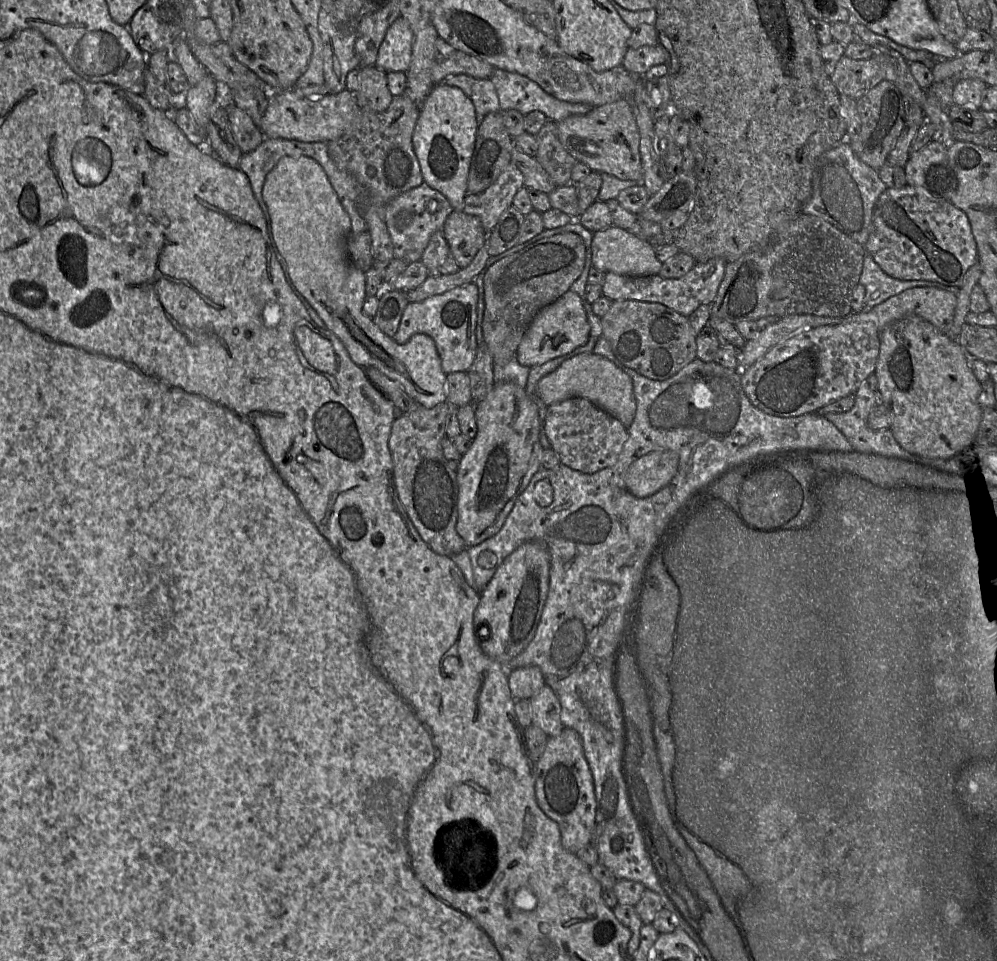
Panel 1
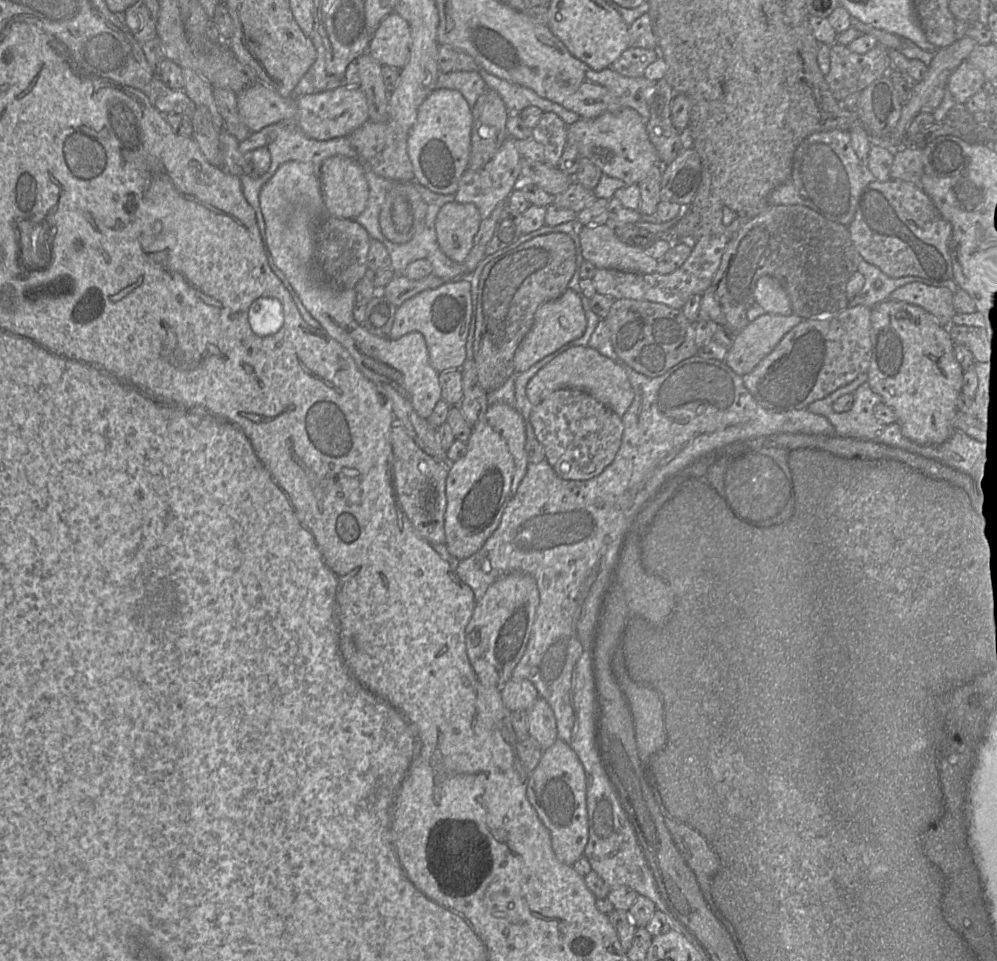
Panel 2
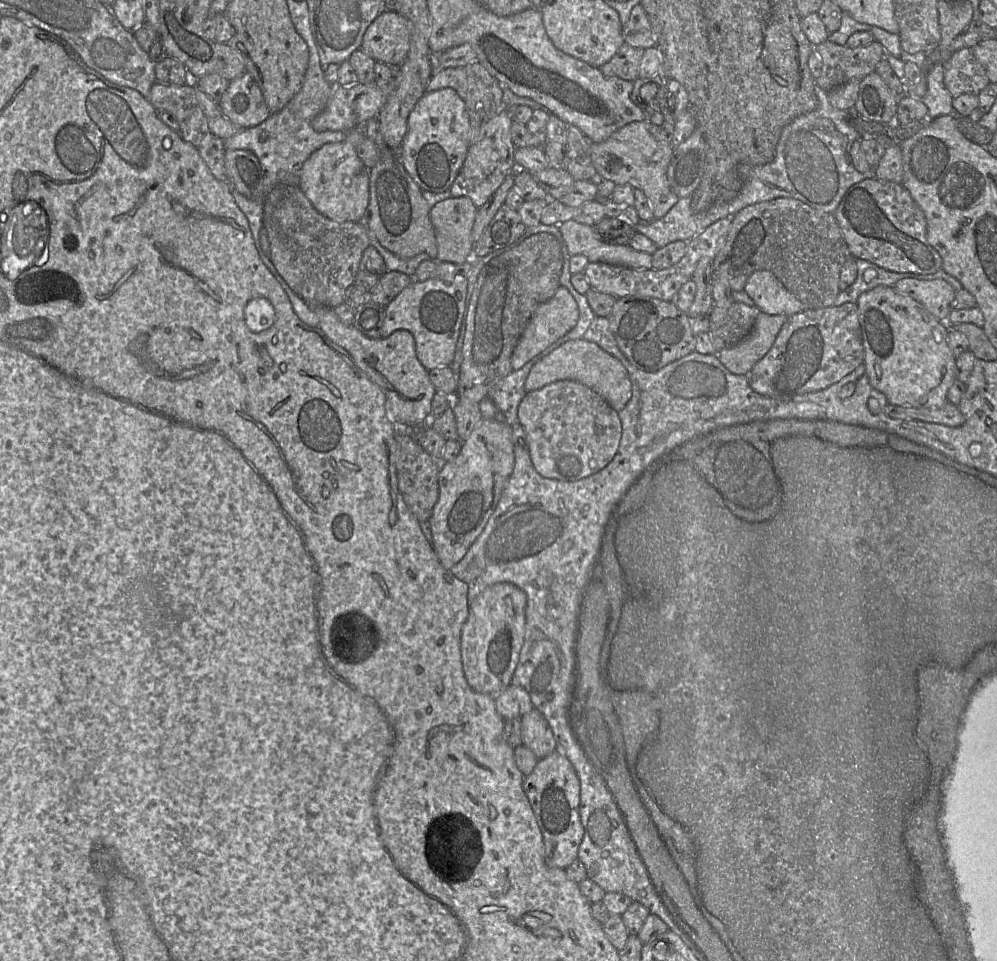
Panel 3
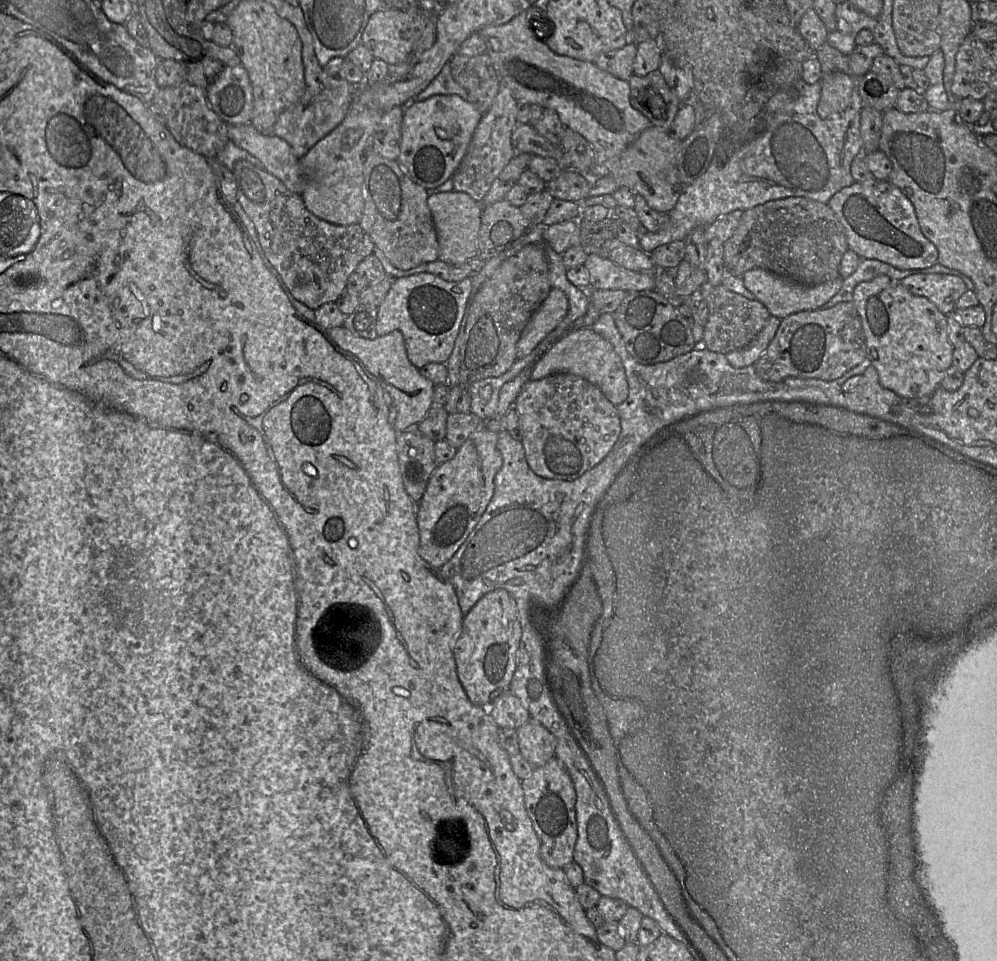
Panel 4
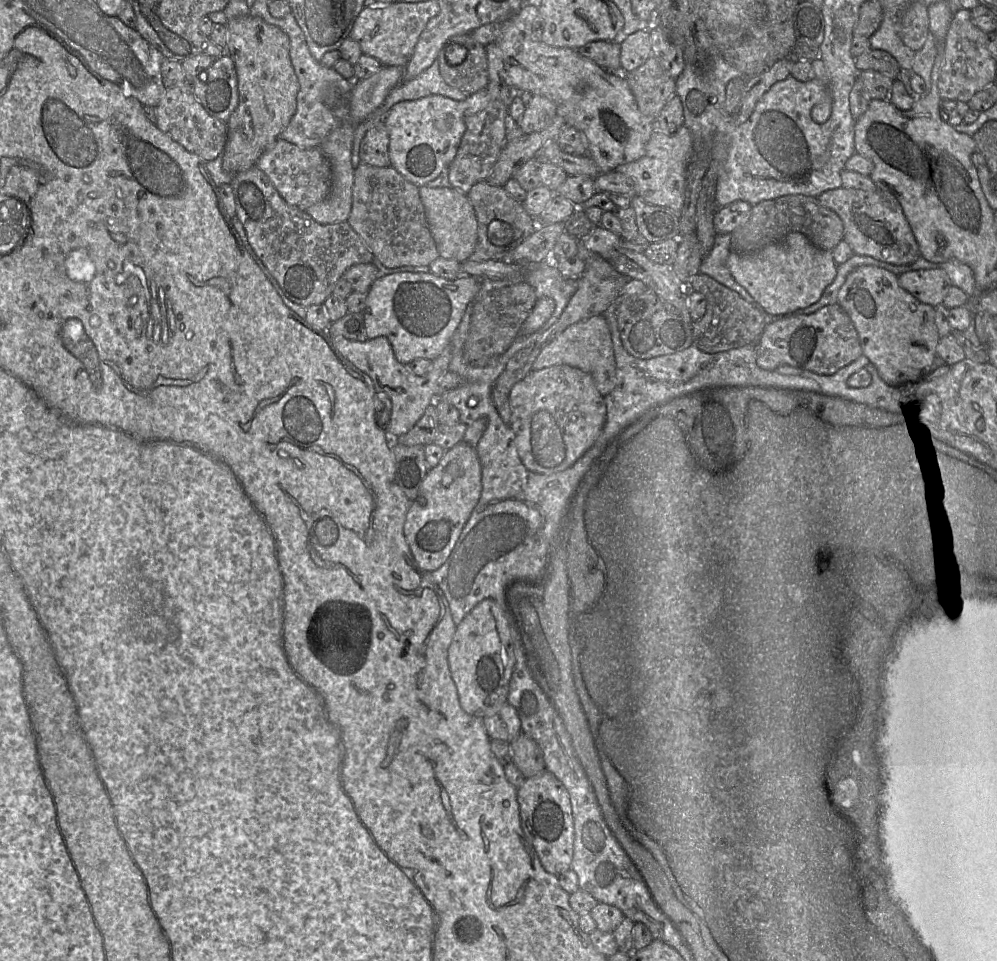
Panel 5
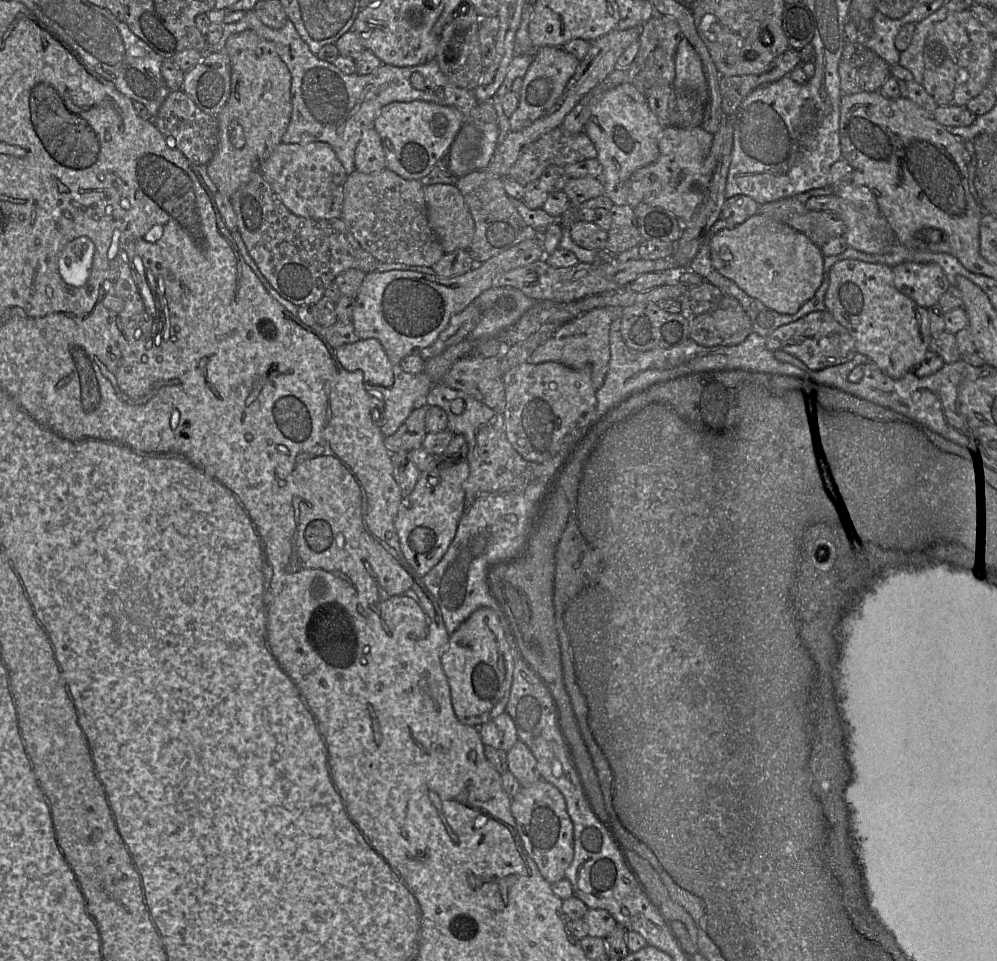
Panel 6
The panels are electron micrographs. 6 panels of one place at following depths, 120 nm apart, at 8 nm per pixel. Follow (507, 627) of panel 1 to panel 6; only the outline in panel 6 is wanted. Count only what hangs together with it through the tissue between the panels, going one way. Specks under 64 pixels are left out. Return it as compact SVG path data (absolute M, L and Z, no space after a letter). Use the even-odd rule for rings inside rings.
M491 608L477 609L450 635L441 665L448 680L453 711L461 723L480 727L505 711L513 680L513 657L499 618Z

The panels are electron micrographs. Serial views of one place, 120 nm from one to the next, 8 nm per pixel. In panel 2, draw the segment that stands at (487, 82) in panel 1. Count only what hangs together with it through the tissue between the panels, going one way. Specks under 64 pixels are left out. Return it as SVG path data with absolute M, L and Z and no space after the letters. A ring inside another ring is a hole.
M479 70L441 73L436 83L436 88L455 89L459 91L468 102L470 108L474 106L477 99L484 93L487 87Z

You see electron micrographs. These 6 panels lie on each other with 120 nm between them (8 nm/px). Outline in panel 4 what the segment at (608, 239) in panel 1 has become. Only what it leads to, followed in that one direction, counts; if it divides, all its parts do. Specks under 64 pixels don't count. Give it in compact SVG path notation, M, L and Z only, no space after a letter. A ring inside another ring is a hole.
M578 220L565 221L546 227L543 238L555 252L561 255L573 246L584 247L587 254L600 254L600 247L584 245L581 239Z

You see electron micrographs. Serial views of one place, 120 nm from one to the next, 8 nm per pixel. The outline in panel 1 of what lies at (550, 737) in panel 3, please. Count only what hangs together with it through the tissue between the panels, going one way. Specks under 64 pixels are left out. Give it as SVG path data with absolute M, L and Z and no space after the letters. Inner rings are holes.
M548 685L530 699L532 724L542 729L549 737L558 735L564 728L561 721L560 701Z

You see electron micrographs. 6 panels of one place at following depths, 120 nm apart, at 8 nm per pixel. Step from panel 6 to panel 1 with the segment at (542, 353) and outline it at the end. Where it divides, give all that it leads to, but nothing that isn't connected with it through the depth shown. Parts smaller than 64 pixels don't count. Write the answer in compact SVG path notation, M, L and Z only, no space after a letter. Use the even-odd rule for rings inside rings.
M582 353L565 360L555 371L538 382L542 402L549 406L569 398L585 398L619 420L627 429L636 413L636 399L631 378L606 358L595 353Z

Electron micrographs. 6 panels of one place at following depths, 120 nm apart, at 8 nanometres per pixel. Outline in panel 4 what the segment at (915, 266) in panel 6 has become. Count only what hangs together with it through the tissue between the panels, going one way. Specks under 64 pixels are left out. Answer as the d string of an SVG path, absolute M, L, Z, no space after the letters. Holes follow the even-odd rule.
M913 274L900 279L894 278L894 280L899 281L912 294L928 299L944 315L956 309L957 300L967 290L962 279L952 274Z

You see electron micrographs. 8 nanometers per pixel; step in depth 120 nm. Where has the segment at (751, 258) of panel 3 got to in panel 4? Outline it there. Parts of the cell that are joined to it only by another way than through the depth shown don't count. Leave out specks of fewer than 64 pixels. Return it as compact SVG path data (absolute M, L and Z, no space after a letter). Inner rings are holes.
M788 197L744 211L737 229L723 245L723 262L737 277L762 268L799 284L814 286L840 276L839 265L848 249L844 228L827 204Z

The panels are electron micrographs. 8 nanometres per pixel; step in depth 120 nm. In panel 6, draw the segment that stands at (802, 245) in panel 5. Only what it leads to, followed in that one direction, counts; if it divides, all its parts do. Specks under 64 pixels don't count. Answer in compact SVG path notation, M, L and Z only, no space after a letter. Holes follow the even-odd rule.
M761 214L731 229L723 229L709 241L713 268L748 296L780 314L794 314L811 299L824 279L824 255L807 236Z

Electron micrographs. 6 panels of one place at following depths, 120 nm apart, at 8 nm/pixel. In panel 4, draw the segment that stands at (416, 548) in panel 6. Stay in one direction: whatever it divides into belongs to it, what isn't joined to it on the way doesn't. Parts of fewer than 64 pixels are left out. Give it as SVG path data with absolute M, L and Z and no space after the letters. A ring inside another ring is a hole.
M480 427L457 448L455 456L438 465L432 474L426 491L418 503L417 523L420 539L420 554L434 568L441 568L457 552L473 531L485 512L494 493L494 478L502 466L502 456L497 448L498 433Z

